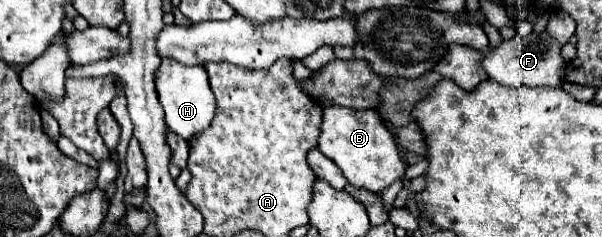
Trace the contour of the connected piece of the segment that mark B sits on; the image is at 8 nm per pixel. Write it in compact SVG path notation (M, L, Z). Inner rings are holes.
M325 107L319 145L321 153L329 157L359 189L367 189L373 193L381 193L389 189L395 181L405 179L405 163L399 157L399 149L395 145L393 135L383 125L383 119L377 111L357 111L349 107Z

